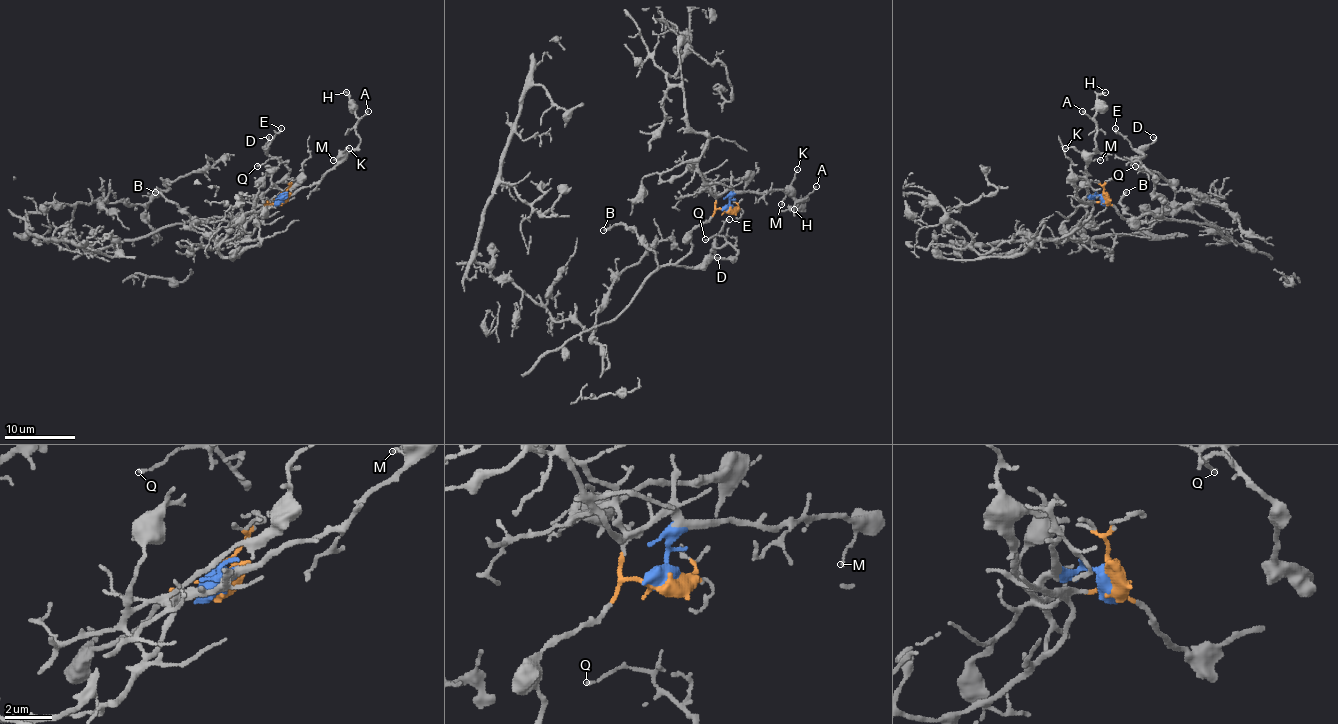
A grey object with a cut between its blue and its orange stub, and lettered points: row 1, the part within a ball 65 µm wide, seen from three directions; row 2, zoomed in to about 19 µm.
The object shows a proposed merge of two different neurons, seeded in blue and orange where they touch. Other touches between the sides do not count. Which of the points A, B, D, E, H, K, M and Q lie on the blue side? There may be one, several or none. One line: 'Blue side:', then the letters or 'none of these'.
Blue side: A, H, K, M

